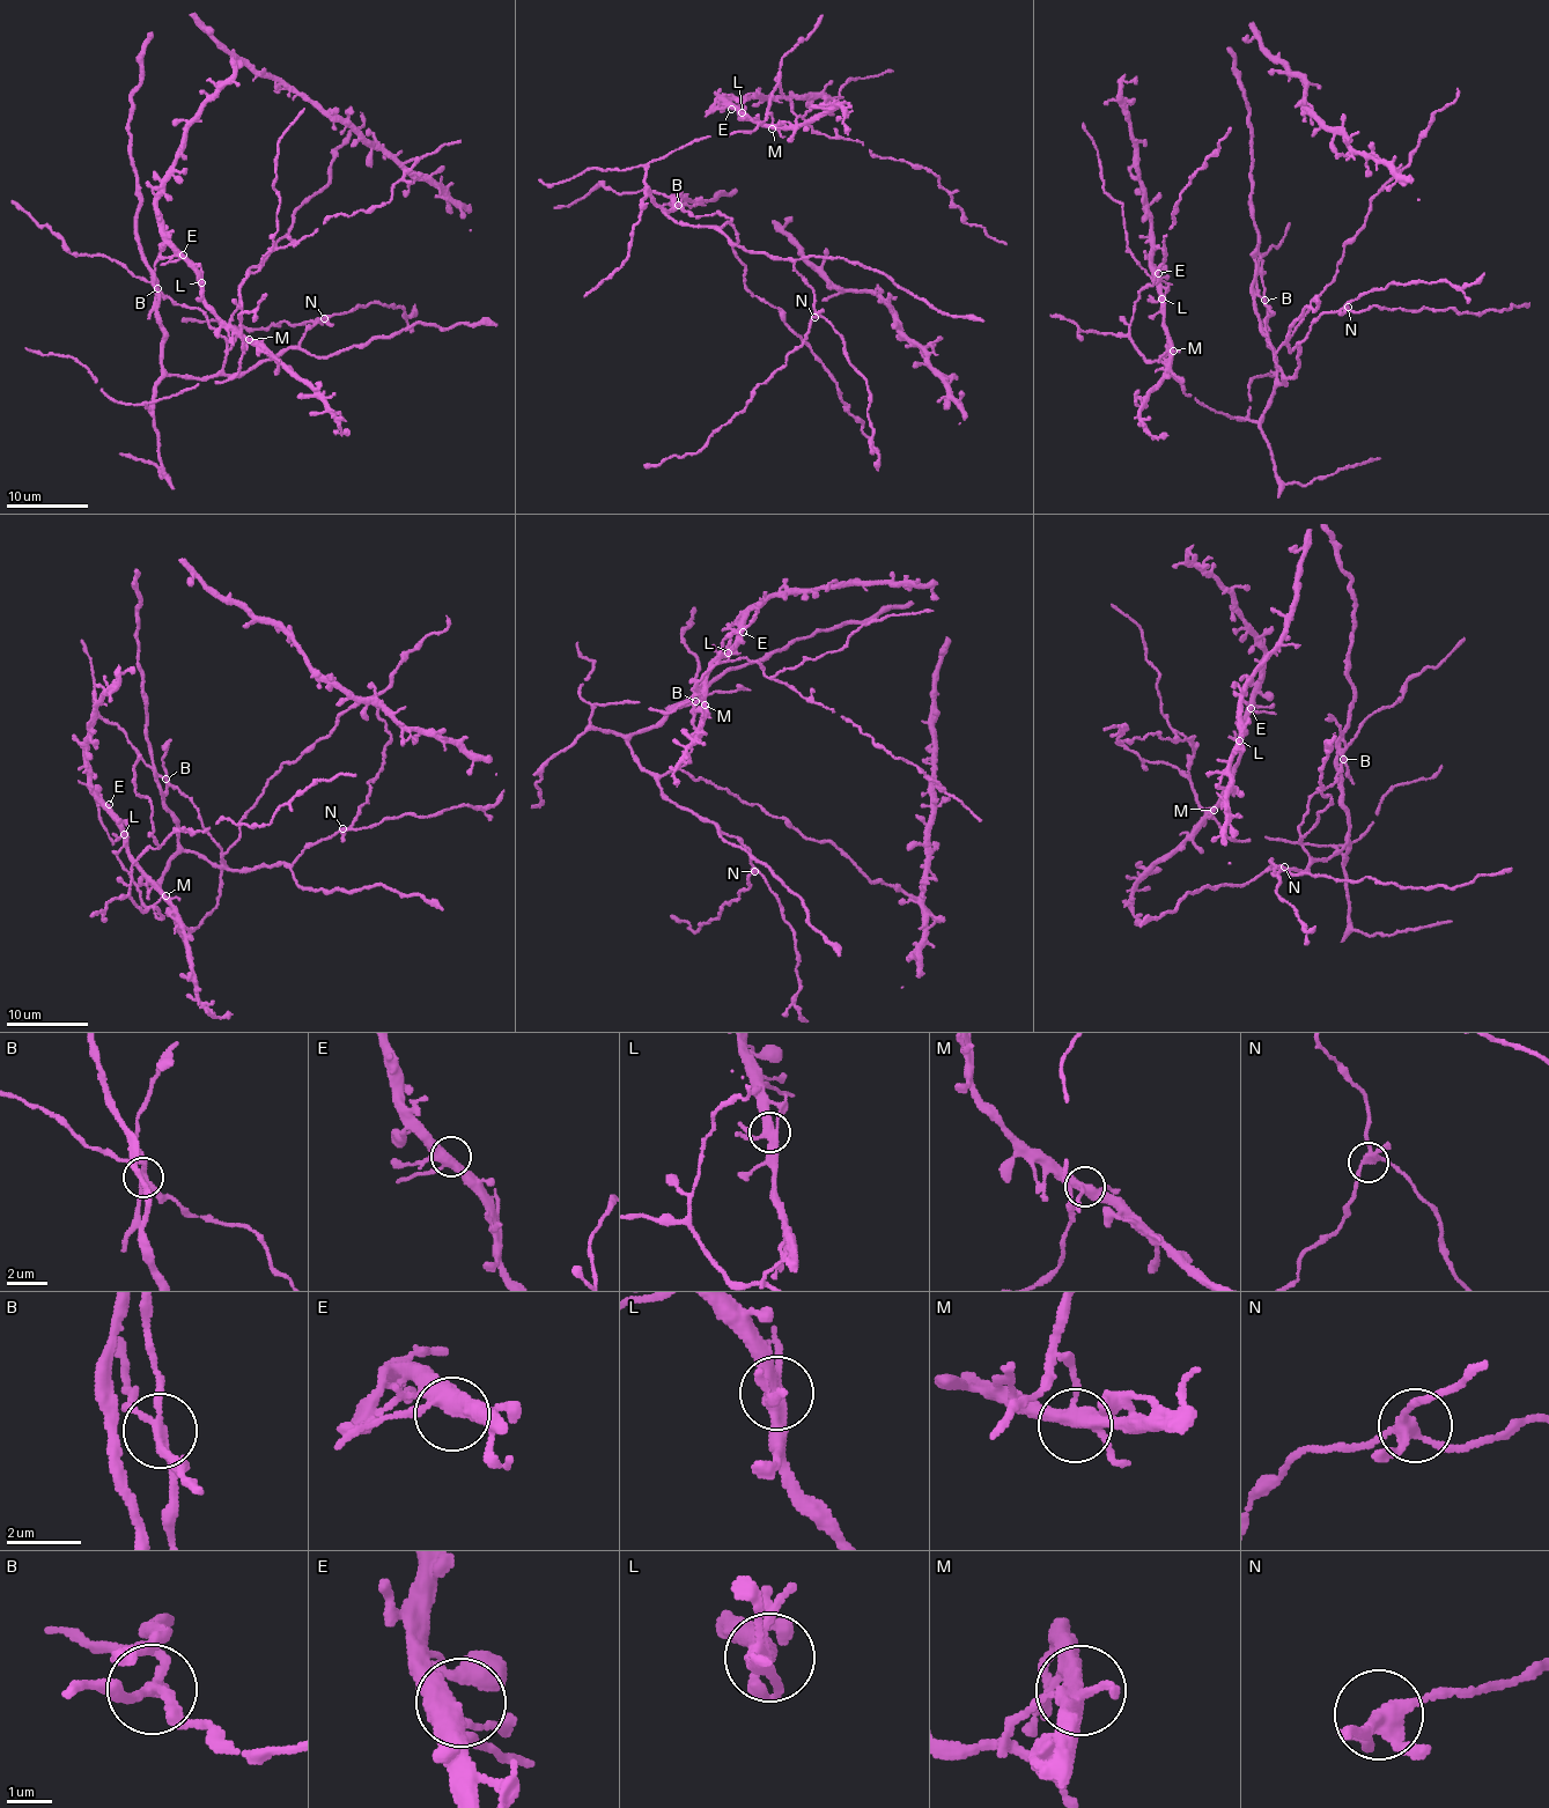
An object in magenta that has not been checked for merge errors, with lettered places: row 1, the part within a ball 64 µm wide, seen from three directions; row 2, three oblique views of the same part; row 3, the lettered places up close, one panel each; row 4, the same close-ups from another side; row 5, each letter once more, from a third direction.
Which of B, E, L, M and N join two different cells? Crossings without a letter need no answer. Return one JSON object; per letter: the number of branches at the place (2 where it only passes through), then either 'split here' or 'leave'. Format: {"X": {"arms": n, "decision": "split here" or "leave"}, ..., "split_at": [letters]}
{"B": {"arms": 4, "decision": "split here"}, "E": {"arms": 4, "decision": "leave"}, "L": {"arms": 5, "decision": "leave"}, "M": {"arms": 4, "decision": "leave"}, "N": {"arms": 4, "decision": "leave"}, "split_at": ["B"]}

